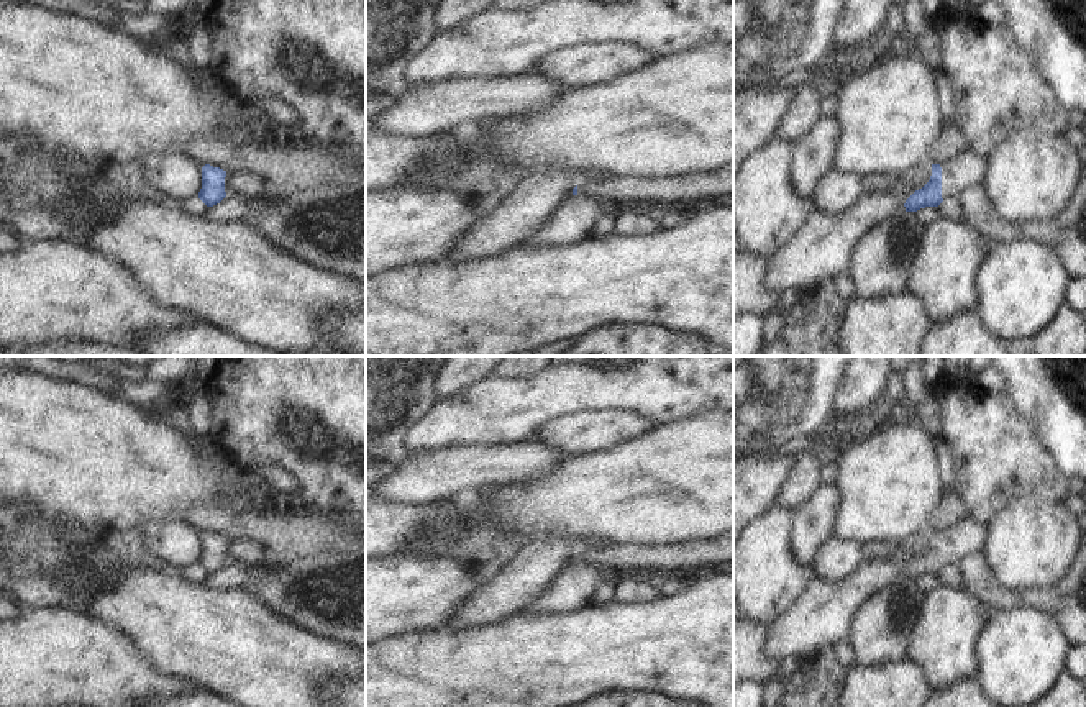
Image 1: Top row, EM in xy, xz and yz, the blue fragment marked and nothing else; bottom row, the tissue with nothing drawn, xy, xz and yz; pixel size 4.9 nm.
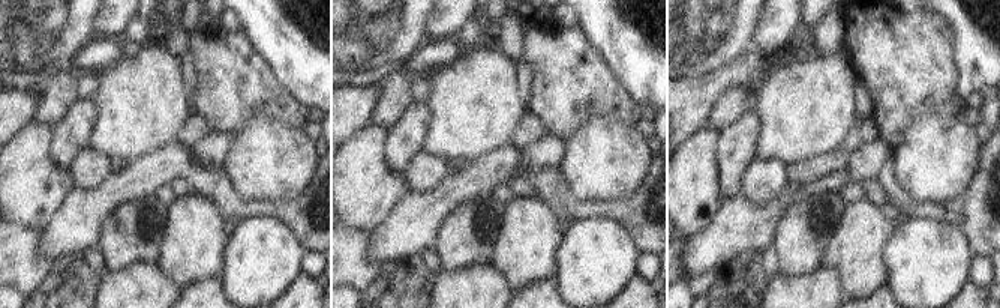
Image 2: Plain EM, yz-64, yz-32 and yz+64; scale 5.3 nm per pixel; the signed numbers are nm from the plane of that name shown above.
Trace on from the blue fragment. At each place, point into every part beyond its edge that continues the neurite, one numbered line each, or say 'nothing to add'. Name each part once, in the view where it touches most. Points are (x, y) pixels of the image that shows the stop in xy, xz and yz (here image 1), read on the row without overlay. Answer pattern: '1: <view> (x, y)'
1: yz (967, 537)

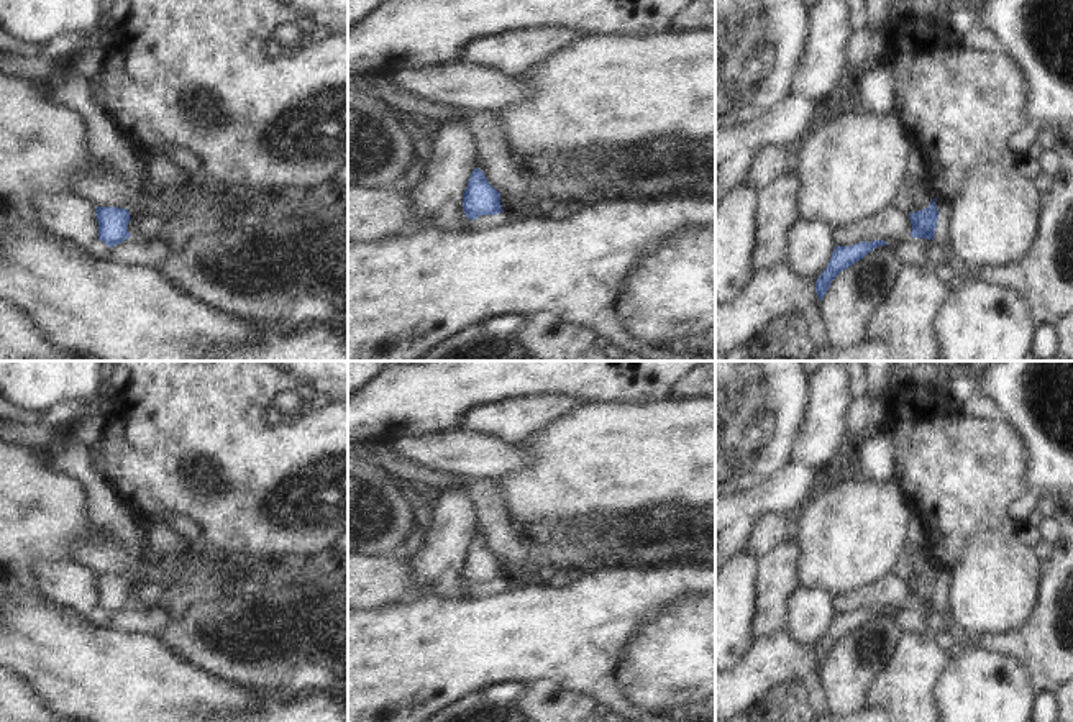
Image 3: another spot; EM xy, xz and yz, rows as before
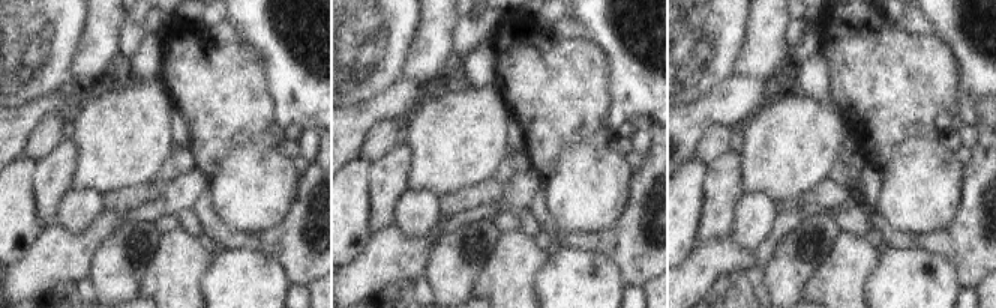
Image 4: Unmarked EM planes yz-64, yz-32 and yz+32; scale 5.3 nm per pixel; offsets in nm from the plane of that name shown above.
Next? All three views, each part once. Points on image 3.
nothing to add

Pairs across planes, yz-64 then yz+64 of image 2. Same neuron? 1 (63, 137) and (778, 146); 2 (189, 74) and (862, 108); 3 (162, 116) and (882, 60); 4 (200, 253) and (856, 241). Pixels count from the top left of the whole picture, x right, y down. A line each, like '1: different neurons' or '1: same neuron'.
1: different neurons
2: same neuron
3: different neurons
4: same neuron

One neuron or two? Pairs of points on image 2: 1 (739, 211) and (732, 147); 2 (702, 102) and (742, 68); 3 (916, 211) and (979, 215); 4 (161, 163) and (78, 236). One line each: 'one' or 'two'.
1: two
2: one
3: one
4: one

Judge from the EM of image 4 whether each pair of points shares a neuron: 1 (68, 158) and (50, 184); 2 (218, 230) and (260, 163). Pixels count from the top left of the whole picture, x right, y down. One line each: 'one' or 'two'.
1: one
2: two

